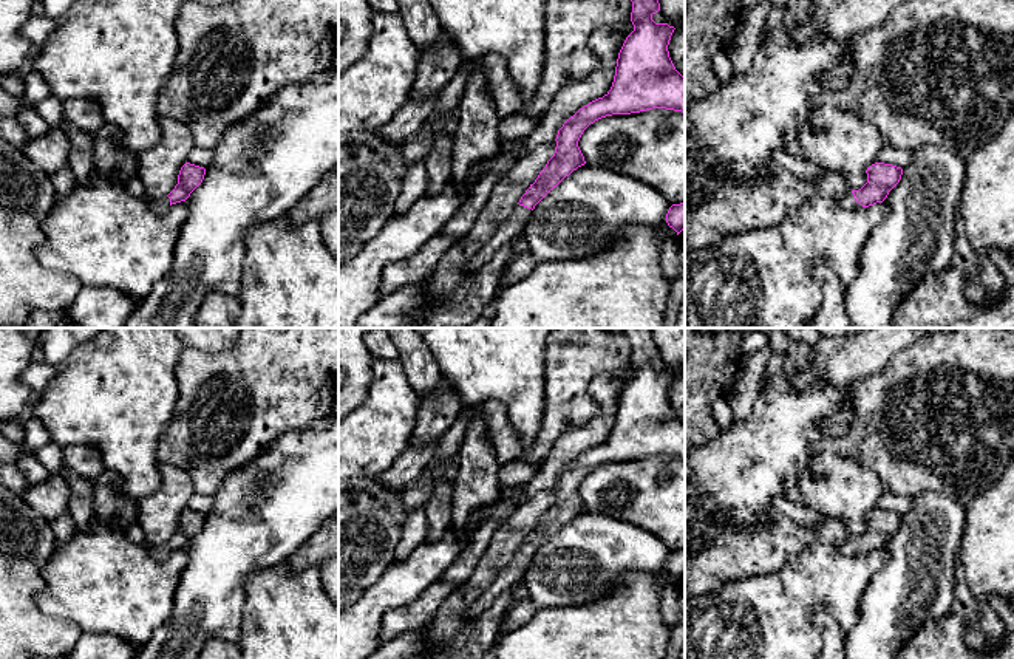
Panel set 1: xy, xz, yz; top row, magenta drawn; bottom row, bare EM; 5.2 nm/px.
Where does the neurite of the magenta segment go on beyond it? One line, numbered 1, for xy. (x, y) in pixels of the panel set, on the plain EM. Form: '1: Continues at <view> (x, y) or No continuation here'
1: Continues at xy (159, 553)

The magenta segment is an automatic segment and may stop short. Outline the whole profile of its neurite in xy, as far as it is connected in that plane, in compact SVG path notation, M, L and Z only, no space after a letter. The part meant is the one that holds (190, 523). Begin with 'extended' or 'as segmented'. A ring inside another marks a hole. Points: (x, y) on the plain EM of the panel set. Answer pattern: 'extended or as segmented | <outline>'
extended | M185 509L178 521L178 531L175 535L162 545L150 546L150 554L155 560L165 560L172 551L185 548L190 540L202 529L206 515Z

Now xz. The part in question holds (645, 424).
extended | M624 328L623 331L632 348L634 377L618 399L611 436L563 470L555 486L553 503L512 560L470 605L465 613L468 619L485 613L499 594L521 583L535 552L566 523L586 510L578 487L590 470L606 463L652 455L685 459L685 424L675 416L668 398L675 374L652 367L652 362L660 357L652 328Z

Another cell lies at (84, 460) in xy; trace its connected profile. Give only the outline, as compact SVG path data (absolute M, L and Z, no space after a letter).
M91 446L63 447L63 467L88 481L94 481L105 469L100 453Z

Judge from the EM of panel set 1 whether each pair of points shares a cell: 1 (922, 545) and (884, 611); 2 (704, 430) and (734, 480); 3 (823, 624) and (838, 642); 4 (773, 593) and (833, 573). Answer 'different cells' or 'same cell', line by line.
1: same cell
2: different cells
3: same cell
4: same cell

